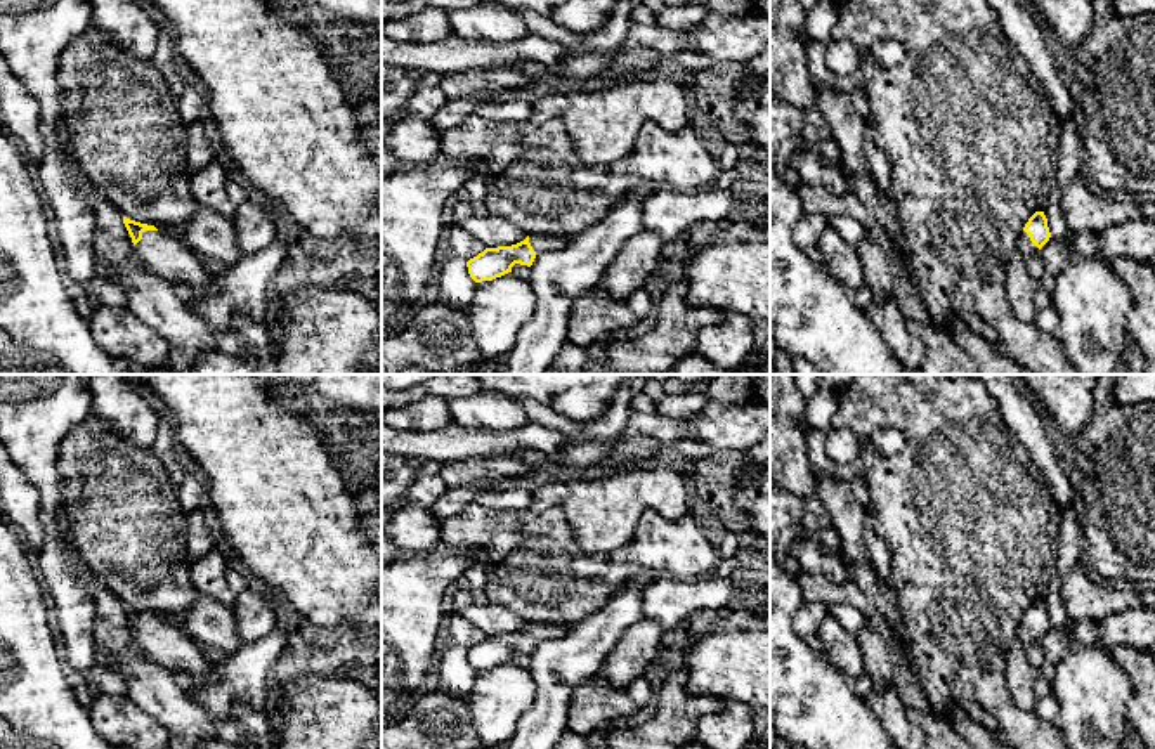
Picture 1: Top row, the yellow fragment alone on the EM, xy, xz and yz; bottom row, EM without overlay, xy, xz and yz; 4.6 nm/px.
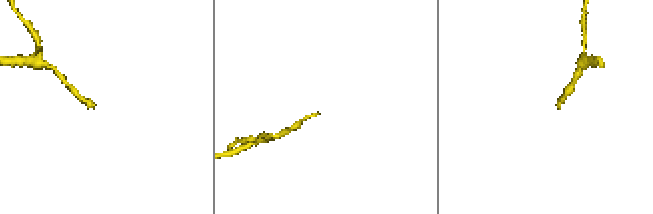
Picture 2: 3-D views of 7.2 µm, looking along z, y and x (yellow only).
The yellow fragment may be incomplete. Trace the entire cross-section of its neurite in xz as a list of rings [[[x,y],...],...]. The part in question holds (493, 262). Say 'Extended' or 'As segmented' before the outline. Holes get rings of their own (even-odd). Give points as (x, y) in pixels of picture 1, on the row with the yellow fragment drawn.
Extended. [[[527,236],[512,246],[486,248],[467,262],[468,274],[475,283],[493,281],[512,272],[515,264],[531,267],[539,253],[560,250],[569,243],[562,236]]]

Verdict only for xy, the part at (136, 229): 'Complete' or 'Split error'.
Split error

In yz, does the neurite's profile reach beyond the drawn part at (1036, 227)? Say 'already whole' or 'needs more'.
needs more

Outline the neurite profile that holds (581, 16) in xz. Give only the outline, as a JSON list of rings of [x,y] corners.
[[[480,0],[498,3],[515,12],[532,10],[553,24],[588,35],[607,24],[619,0]]]

